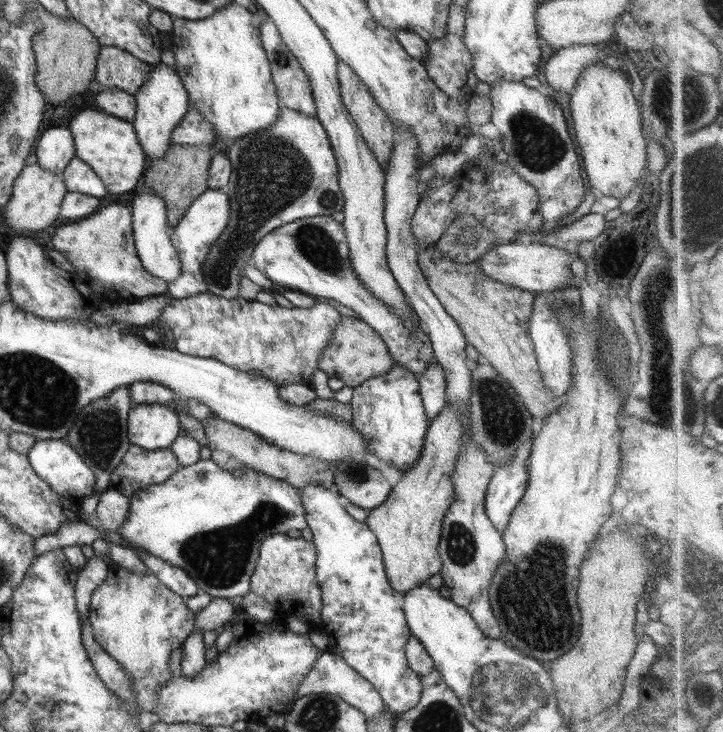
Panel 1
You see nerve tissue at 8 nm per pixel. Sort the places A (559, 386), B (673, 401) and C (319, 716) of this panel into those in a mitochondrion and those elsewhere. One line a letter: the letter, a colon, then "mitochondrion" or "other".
A: other
B: mitochondrion
C: mitochondrion

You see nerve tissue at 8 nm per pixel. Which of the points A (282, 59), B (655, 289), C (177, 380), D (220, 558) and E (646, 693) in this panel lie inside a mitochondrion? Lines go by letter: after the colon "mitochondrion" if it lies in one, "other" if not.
A: mitochondrion
B: mitochondrion
C: other
D: mitochondrion
E: other

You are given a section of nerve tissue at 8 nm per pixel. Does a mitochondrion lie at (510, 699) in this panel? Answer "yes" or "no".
yes

